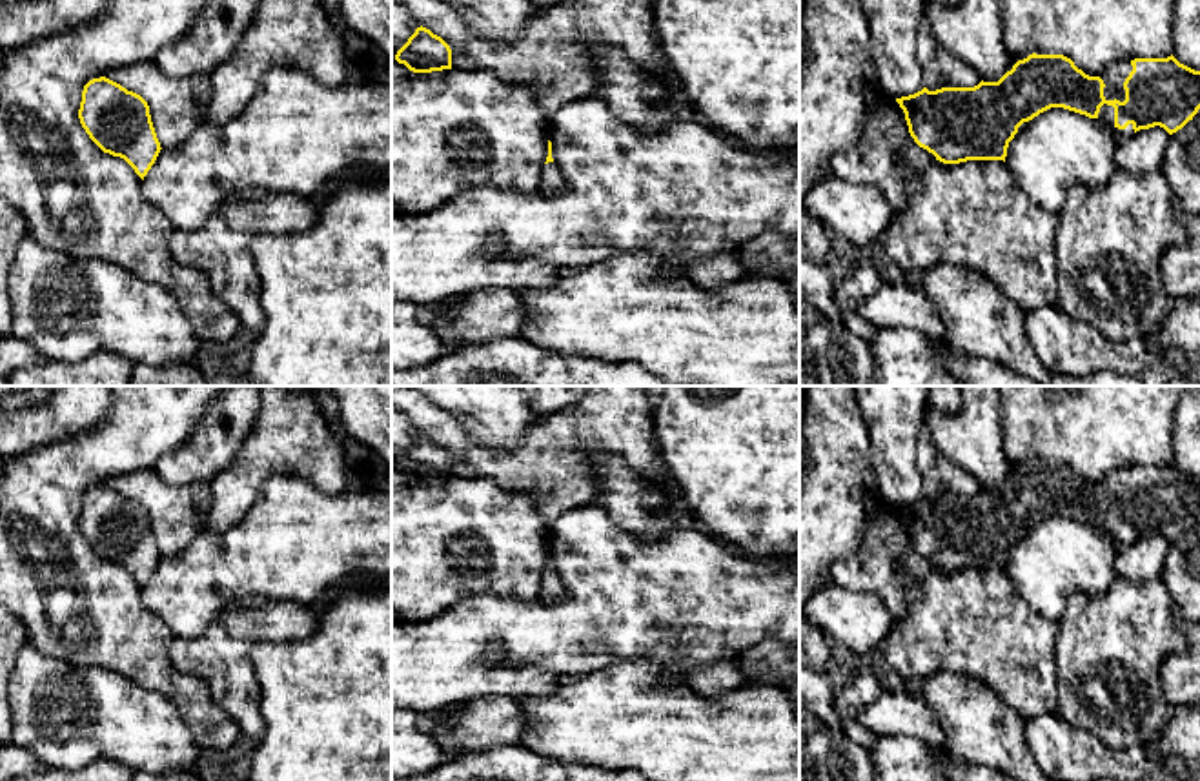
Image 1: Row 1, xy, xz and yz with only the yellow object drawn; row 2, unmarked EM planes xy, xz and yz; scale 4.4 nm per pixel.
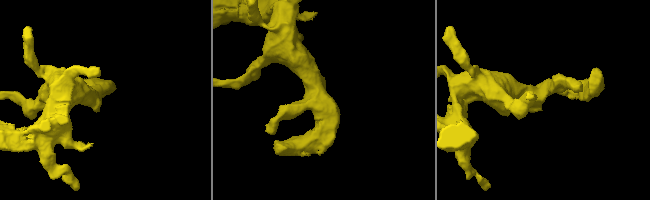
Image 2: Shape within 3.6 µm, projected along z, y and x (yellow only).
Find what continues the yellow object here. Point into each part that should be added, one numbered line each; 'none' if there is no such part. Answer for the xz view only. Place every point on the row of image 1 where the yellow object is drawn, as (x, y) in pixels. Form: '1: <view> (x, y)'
1: xz (550, 182)

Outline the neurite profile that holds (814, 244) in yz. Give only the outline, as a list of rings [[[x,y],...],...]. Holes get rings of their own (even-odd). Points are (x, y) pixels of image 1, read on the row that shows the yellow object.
[[[799,211],[799,255],[814,264],[827,264],[830,253],[829,229],[818,218]]]

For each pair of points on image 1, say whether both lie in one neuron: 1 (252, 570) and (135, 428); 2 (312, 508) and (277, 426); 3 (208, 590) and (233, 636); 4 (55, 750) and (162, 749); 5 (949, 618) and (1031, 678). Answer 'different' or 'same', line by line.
1: different
2: different
3: different
4: same
5: same

